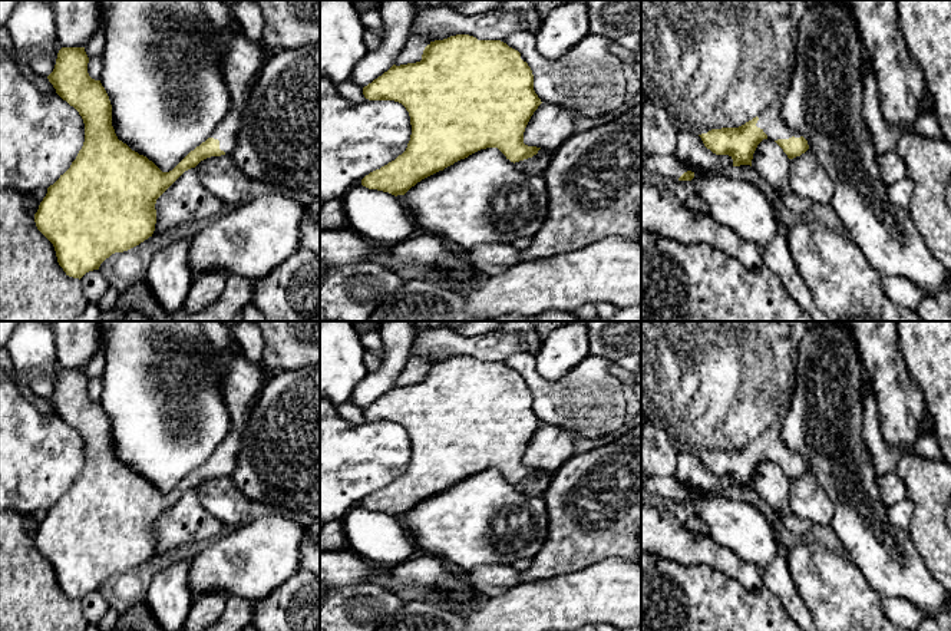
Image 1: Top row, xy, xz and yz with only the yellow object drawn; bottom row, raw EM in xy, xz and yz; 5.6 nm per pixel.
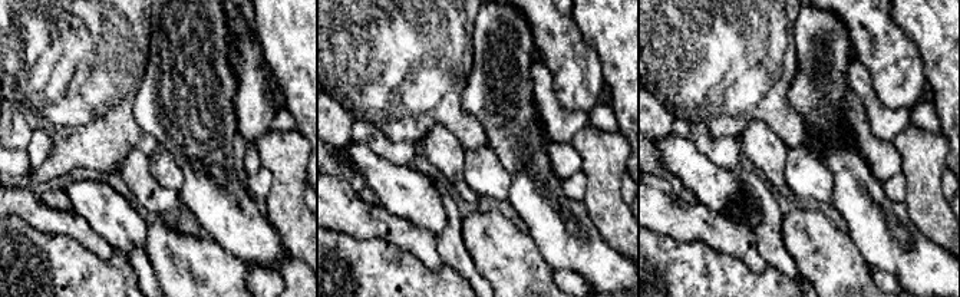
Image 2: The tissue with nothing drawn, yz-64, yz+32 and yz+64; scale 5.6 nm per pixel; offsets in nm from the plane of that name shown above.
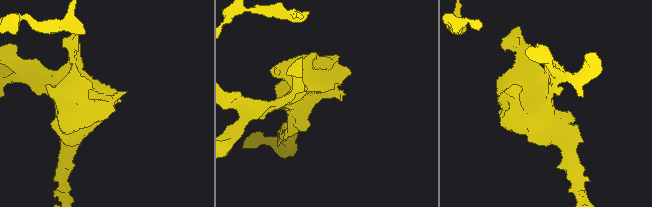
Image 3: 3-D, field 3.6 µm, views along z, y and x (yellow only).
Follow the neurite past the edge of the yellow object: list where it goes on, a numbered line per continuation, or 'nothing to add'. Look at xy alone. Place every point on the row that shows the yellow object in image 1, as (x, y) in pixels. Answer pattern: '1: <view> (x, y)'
1: xy (241, 62)

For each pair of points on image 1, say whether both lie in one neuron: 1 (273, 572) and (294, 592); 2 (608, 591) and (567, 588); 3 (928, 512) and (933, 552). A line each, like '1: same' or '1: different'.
1: different
2: same
3: same

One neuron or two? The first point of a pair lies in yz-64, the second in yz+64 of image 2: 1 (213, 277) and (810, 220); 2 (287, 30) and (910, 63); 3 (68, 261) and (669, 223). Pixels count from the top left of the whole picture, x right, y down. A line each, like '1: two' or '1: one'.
1: one
2: two
3: two

